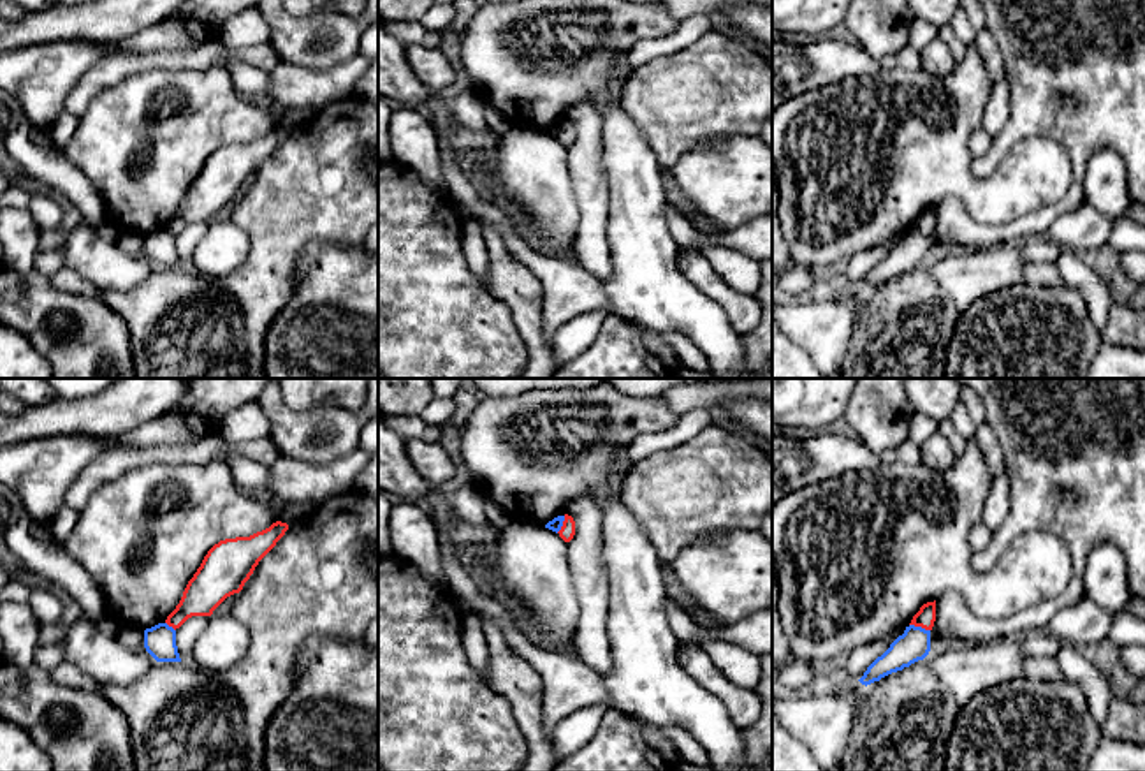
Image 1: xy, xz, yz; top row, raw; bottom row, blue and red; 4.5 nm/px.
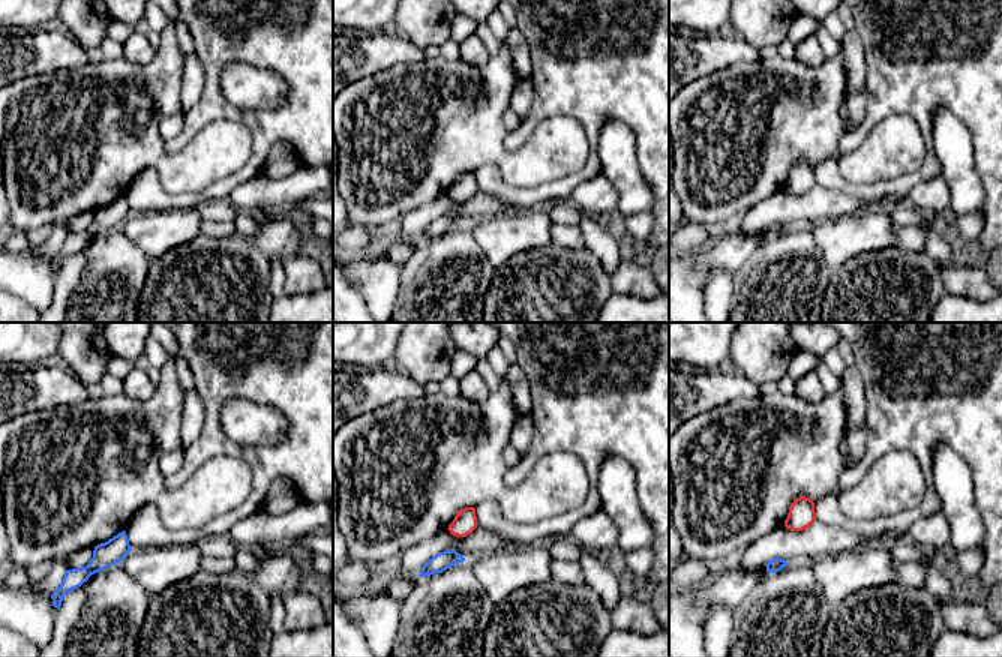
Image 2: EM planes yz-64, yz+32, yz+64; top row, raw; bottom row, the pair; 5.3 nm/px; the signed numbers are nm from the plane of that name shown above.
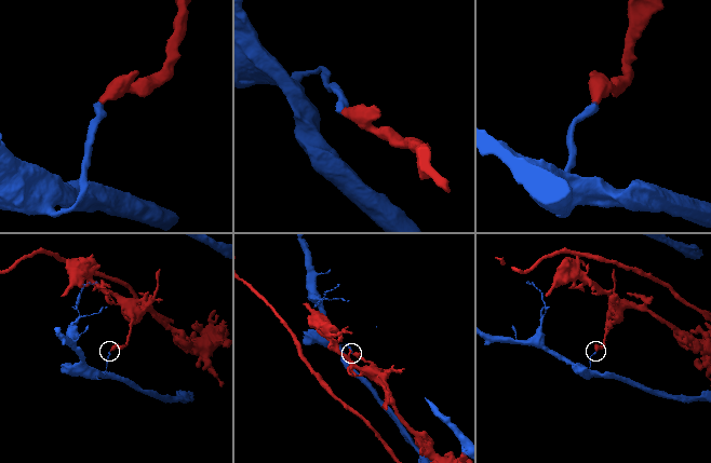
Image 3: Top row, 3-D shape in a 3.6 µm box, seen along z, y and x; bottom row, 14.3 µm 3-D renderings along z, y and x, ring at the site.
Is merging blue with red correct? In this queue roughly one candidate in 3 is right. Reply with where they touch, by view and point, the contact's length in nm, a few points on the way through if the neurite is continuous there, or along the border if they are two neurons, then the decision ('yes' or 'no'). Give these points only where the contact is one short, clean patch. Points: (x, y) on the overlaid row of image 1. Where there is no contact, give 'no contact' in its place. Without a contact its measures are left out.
meets blue in yz at (920, 627); contact 100 nm long; border along yz (910, 624), (929, 631); no

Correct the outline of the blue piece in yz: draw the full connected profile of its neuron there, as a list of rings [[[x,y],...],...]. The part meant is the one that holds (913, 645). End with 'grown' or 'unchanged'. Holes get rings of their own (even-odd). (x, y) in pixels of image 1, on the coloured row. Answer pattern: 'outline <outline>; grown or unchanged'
outline [[[909,625],[890,648],[878,657],[858,679],[862,685],[871,685],[881,678],[902,671],[911,664],[923,660],[930,651],[930,630]]]; unchanged

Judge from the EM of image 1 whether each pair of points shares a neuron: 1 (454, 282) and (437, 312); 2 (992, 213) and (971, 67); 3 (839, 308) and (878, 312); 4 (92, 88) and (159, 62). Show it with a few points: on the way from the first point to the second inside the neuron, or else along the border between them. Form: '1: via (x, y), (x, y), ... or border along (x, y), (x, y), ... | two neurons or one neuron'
1: via (447, 289), (437, 300), (437, 305) | one neuron
2: via (957, 176), (957, 129), (962, 104) | one neuron
3: border along (857, 305), (846, 351) | two neurons
4: via (108, 73), (123, 64), (143, 62) | one neuron

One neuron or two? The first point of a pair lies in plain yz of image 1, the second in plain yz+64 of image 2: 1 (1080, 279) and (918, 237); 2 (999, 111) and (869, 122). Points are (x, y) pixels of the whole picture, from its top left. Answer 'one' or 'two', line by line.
1: two
2: two

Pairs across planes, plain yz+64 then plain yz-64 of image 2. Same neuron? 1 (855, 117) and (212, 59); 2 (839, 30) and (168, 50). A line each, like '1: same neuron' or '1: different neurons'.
1: different neurons
2: different neurons

